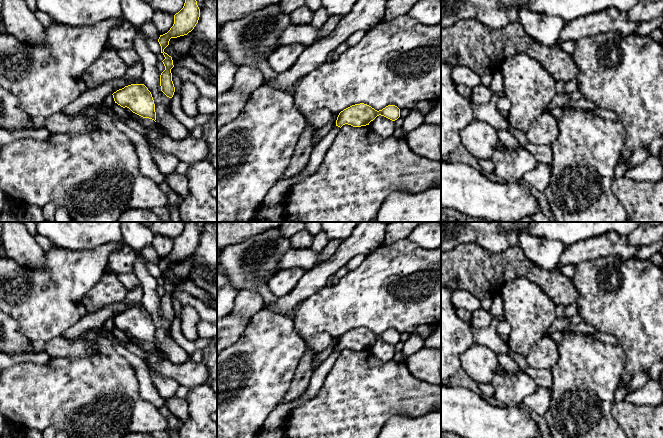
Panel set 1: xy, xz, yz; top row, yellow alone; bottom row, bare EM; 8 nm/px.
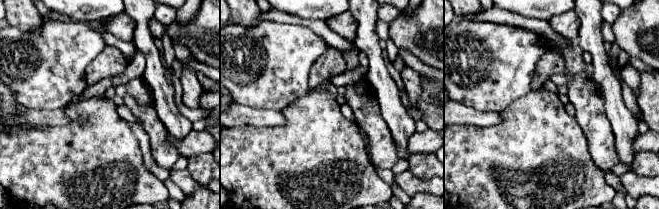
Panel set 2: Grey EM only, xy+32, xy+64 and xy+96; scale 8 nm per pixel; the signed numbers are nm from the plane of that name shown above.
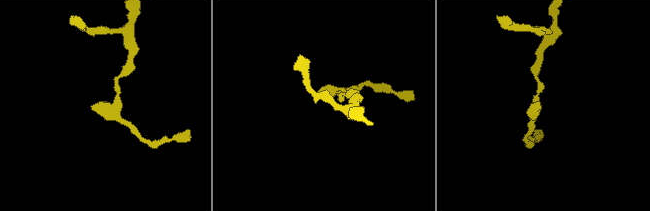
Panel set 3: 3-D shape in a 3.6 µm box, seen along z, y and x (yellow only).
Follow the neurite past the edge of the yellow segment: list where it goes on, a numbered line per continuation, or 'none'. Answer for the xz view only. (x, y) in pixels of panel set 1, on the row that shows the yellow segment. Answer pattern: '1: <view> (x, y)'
1: xz (318, 152)

